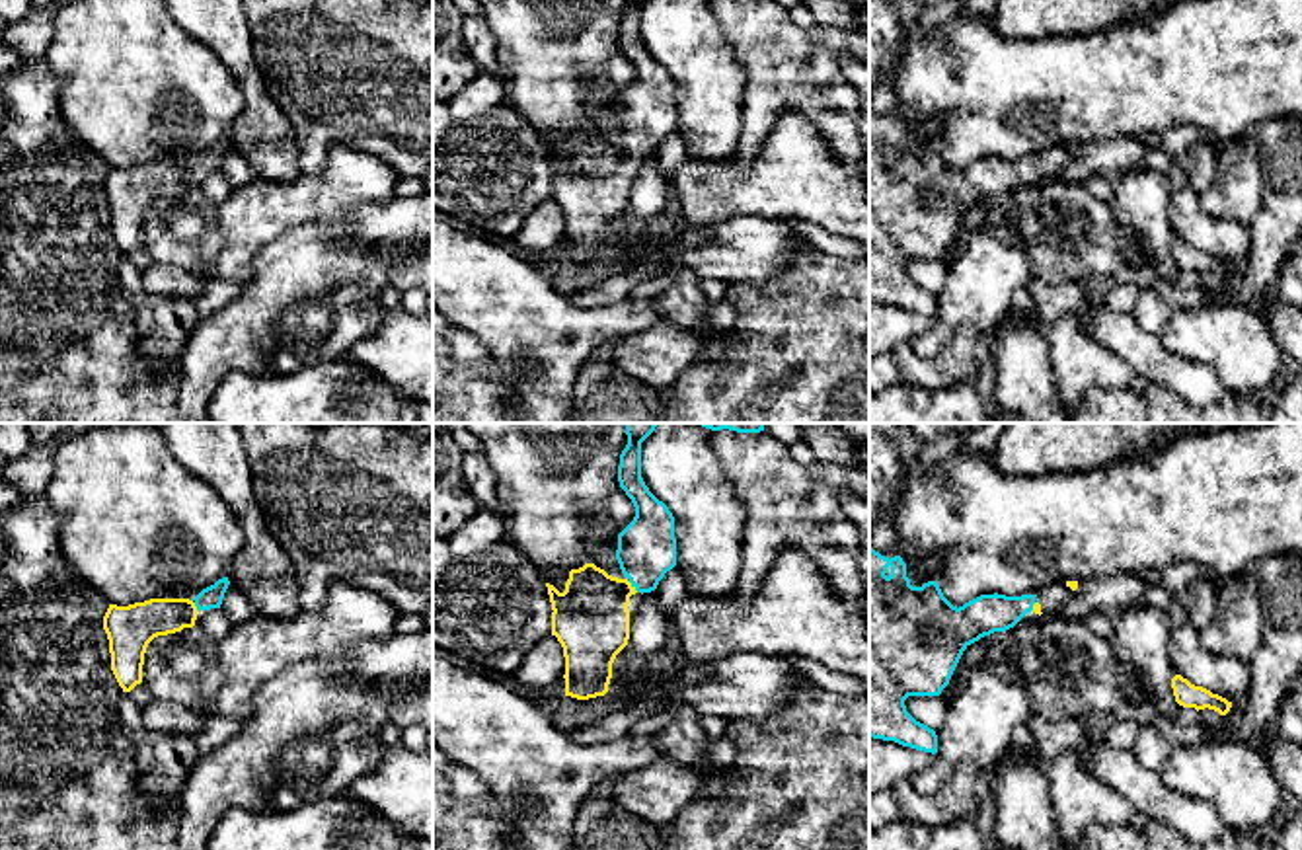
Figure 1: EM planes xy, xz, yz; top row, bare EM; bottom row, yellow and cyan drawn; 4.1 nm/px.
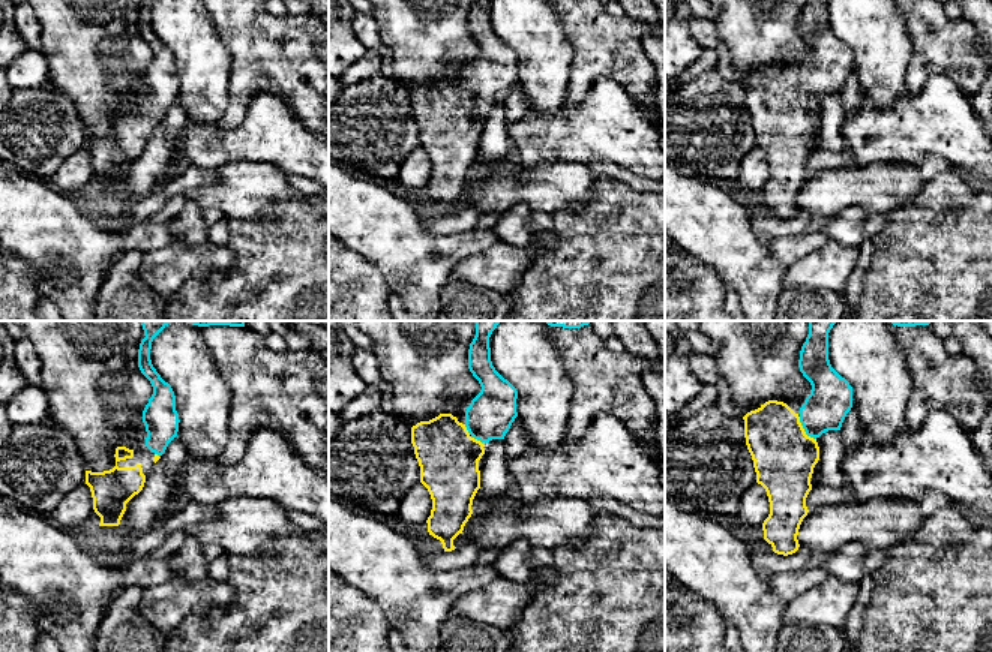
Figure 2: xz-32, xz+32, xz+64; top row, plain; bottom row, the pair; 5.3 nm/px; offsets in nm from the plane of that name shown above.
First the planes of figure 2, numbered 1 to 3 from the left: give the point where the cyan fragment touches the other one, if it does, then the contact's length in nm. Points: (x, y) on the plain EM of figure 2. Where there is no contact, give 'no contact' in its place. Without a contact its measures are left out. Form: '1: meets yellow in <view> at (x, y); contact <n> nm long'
1: meets yellow in xz-32 at (158, 120); contact 40 nm long
2: meets yellow in xz+32 at (476, 104); contact 70 nm long
3: meets yellow in xz+64 at (803, 95); contact 160 nm long

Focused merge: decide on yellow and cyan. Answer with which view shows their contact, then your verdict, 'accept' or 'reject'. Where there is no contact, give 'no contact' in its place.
meets yellow in xz; accept

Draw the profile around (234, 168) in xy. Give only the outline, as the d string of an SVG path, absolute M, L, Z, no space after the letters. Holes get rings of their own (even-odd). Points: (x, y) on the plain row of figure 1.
M232 146L224 156L220 172L232 189L244 187L255 177L253 170L244 160L244 156Z

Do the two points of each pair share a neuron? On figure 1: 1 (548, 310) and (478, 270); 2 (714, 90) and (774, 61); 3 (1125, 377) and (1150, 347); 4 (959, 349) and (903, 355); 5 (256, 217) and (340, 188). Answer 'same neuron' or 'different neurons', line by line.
1: same neuron
2: different neurons
3: different neurons
4: same neuron
5: same neuron

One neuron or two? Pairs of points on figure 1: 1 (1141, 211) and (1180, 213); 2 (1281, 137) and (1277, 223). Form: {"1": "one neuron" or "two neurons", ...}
{"1": "two neurons", "2": "one neuron"}

